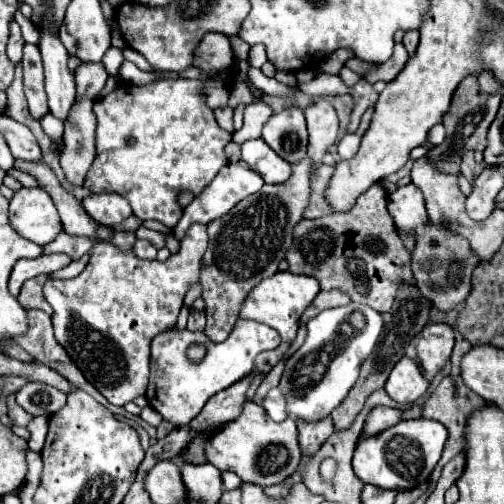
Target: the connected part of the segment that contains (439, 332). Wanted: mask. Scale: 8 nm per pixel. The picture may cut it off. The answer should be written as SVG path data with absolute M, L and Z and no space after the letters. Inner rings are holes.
M429 323L415 339L417 361L427 381L431 381L451 359L453 351L453 327L447 323Z

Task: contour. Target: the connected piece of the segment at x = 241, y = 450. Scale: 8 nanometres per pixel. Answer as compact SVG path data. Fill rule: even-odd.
M247 401L243 405L243 413L235 421L225 423L219 431L215 431L209 437L209 445L205 445L205 455L209 463L215 465L219 471L233 471L245 483L255 483L259 487L277 485L297 469L297 463L301 459L301 447L297 441L297 425L293 419L275 423L273 419L269 419L269 415L259 403ZM271 451L285 451L287 461L275 463L271 457L273 455ZM267 455L269 455L269 461L267 461Z

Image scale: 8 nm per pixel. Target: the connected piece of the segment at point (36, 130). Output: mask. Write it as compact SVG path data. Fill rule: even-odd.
M21 63L15 65L15 78L13 79L13 83L7 87L7 105L5 105L5 113L7 113L9 117L17 119L19 123L27 125L27 127L33 131L33 135L37 139L41 151L43 151L43 161L51 165L51 169L57 173L57 177L61 179L61 185L65 185L67 191L71 191L77 199L83 199L85 195L89 195L87 189L83 189L83 187L69 187L69 185L65 183L65 179L63 179L63 175L61 175L59 159L51 153L51 141L49 141L49 137L47 137L45 131L41 129L39 121L33 119L33 115L29 113L28 104L27 101L25 101L25 95L23 95L23 70Z

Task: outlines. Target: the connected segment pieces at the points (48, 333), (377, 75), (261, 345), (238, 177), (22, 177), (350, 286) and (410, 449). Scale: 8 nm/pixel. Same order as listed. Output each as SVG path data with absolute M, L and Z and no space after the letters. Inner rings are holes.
M31 309L29 311L29 335L21 335L21 339L17 339L17 343L39 363L47 365L49 369L57 371L59 375L63 375L75 389L81 389L85 393L89 393L93 399L97 399L101 405L105 405L109 411L113 411L117 417L121 419L129 419L131 415L123 409L123 407L115 407L111 405L79 371L79 367L73 363L73 359L67 355L67 351L57 343L55 335L53 335L53 325L51 325L51 317L45 311L37 311Z
M395 43L395 51L393 51L393 55L391 55L391 57L389 57L377 71L371 71L371 73L367 73L367 75L363 75L363 77L371 79L371 83L375 83L375 81L379 81L379 79L383 79L383 81L391 81L391 79L395 79L397 73L405 67L407 59L409 59L409 55L407 55L403 43Z
M237 319L231 335L223 343L211 343L201 331L171 331L159 333L151 343L151 375L147 387L149 405L161 413L163 419L177 425L187 425L193 417L199 415L203 405L217 391L227 389L235 381L243 379L255 369L255 357L261 351L279 345L279 335L267 325L249 319ZM193 345L205 345L207 353L201 361L191 361L187 357L187 349Z
M227 163L227 165L219 171L219 175L205 187L205 191L203 191L199 197L195 197L195 199L185 207L185 213L183 213L181 221L177 223L177 227L173 227L173 237L175 237L177 241L181 241L181 239L185 237L185 233L187 233L187 229L189 229L193 223L209 223L209 221L225 215L235 203L239 203L241 199L245 199L245 197L261 191L261 187L263 187L263 179L261 179L255 171L251 171L249 167L243 167L243 165L239 165L239 163Z
M9 169L7 171L7 175L11 175L11 177L15 177L23 187L31 188L37 187L37 181L31 177L31 175L27 175L27 173L23 173L23 171L17 171L17 169Z
M381 181L373 183L365 193L361 193L355 207L345 213L331 213L327 217L311 221L301 219L301 223L297 223L293 231L293 245L287 251L287 261L291 273L313 275L319 279L321 289L341 289L347 295L351 295L351 301L365 303L381 313L389 311L389 307L393 305L399 283L415 281L409 267L409 253L405 251L397 235L393 217L387 211L387 189L383 187Z
M409 419L401 421L379 435L361 439L353 453L353 471L363 483L371 483L389 491L405 491L425 483L441 459L447 441L447 429L439 421Z

